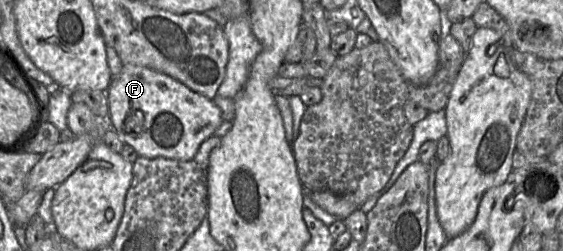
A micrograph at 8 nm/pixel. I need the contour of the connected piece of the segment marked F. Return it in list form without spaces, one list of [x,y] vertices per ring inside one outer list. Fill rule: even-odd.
[[[125,64],[121,72],[112,78],[106,91],[109,116],[112,128],[119,134],[125,144],[132,146],[139,156],[146,158],[163,157],[182,161],[191,160],[201,143],[211,137],[222,124],[221,109],[213,100],[192,91],[190,88],[166,75],[165,73],[138,65]],[[140,110],[144,114],[144,122],[134,132],[127,132],[129,116]]]

